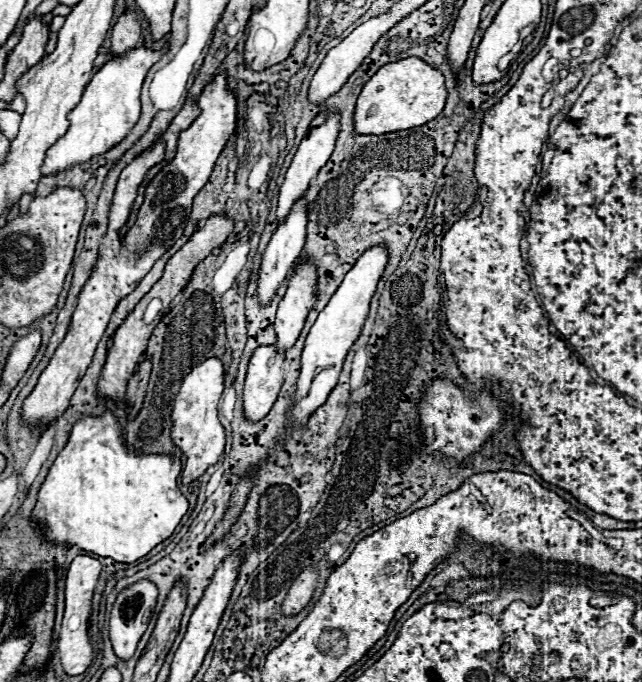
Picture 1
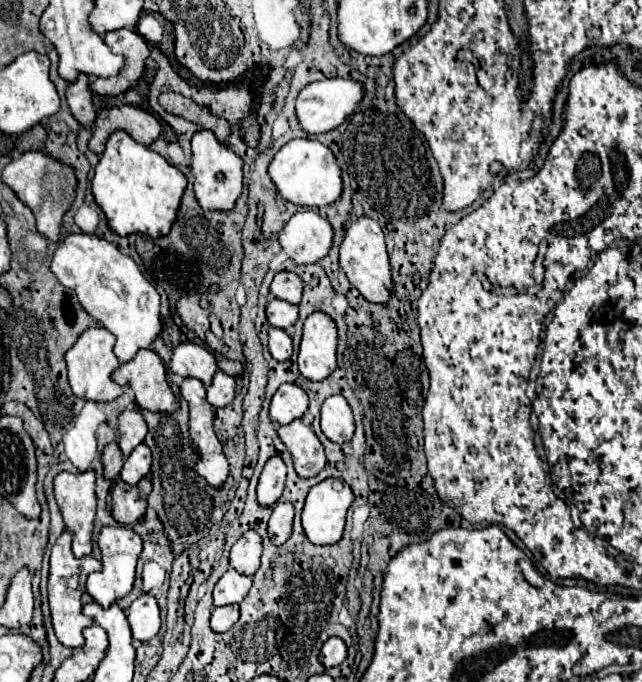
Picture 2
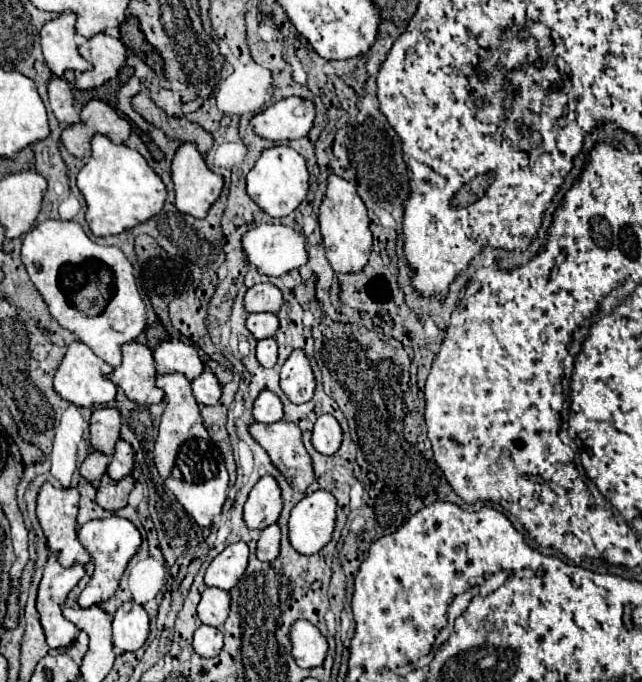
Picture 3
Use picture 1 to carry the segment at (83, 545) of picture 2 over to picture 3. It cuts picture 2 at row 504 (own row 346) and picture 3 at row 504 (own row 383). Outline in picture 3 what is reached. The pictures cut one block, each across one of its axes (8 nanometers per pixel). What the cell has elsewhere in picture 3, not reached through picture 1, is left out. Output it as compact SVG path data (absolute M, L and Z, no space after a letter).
M46 482L40 488L40 494L38 494L36 512L38 512L40 526L42 526L44 534L46 534L48 548L60 554L58 560L60 560L62 566L74 566L74 564L88 564L90 562L90 554L80 544L78 534L76 534L78 532L78 522L76 522L78 502L80 502L80 492L76 488L54 488L50 482Z

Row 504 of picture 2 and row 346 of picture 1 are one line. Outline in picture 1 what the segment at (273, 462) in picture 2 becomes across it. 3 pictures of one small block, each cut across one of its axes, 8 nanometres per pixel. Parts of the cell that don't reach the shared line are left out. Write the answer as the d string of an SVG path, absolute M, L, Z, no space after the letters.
M260 346L248 364L244 382L244 418L248 422L262 420L278 398L284 382L284 356L274 346Z

